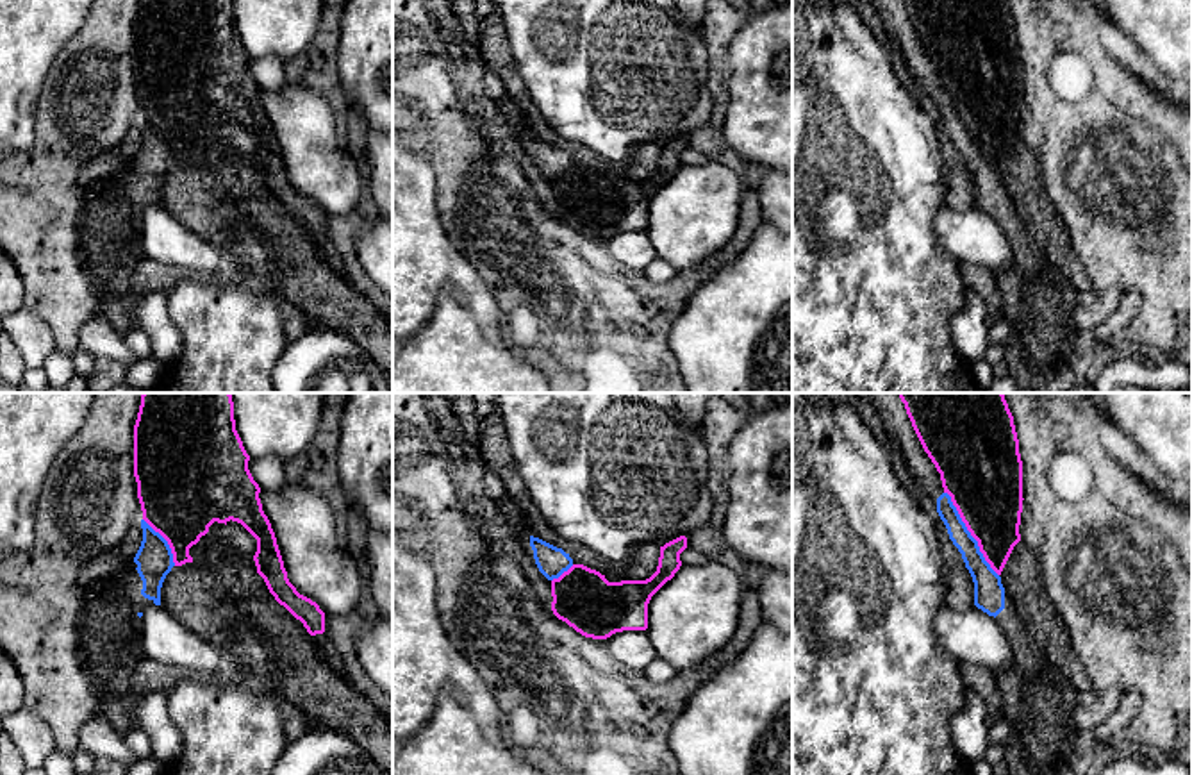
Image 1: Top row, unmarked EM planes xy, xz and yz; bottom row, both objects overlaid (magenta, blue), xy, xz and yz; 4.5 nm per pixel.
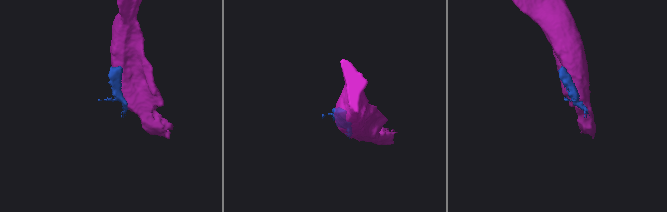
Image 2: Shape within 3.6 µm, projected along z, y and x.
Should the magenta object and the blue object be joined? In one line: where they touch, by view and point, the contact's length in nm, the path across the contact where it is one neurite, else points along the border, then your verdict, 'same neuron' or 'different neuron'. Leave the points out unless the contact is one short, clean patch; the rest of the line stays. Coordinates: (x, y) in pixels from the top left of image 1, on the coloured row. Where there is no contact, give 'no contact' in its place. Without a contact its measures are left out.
contact yz (971, 534); length 460 nm; different neuron

